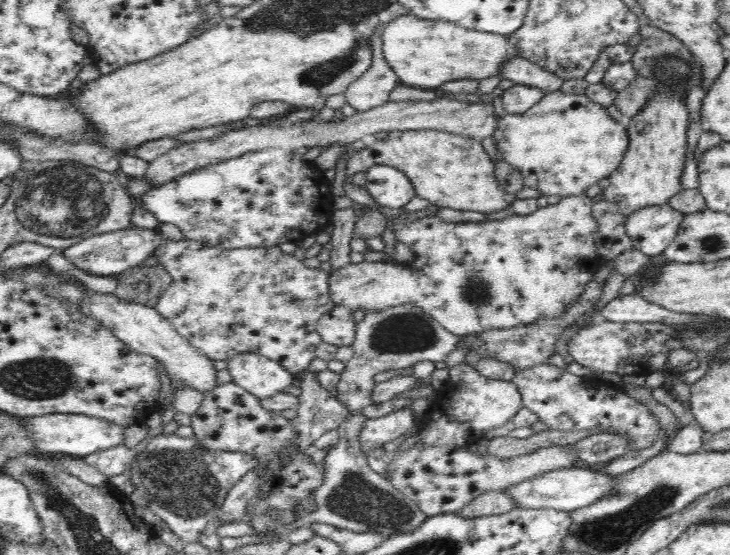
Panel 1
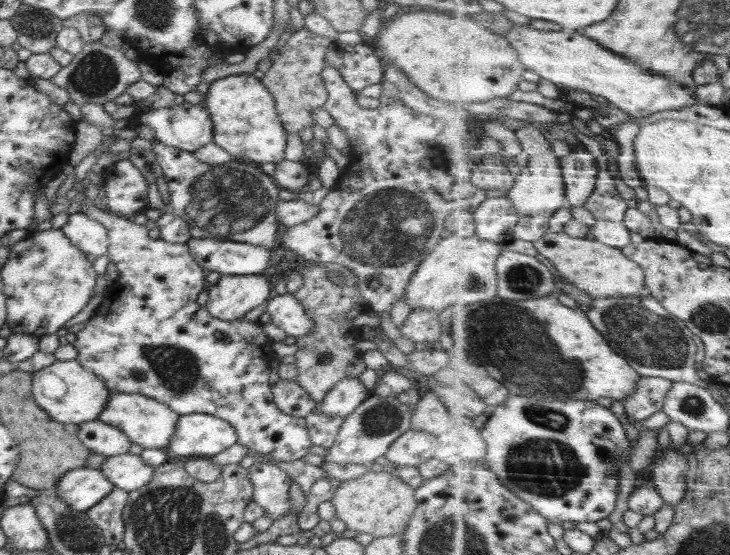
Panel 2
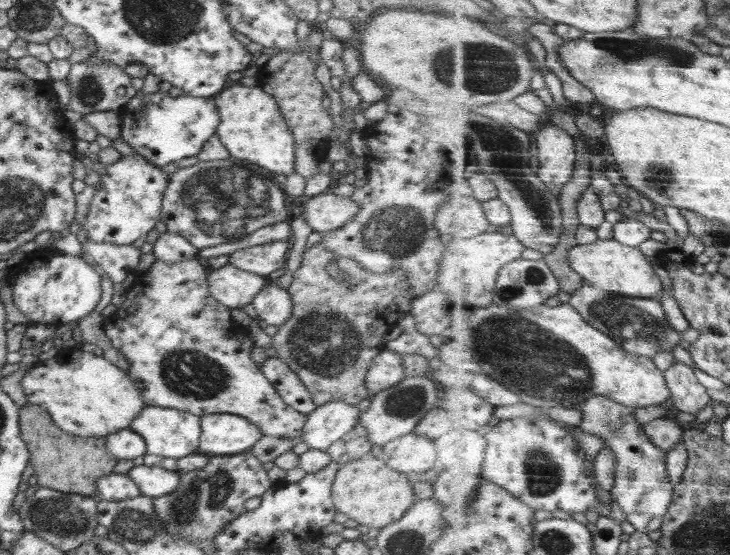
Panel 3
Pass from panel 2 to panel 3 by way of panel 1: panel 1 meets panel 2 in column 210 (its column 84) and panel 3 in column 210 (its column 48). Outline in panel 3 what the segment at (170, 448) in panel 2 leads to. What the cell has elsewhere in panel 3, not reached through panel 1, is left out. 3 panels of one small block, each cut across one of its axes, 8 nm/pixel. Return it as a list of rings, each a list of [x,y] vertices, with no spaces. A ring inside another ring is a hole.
[[[209,414],[201,417],[199,450],[201,454],[242,453],[264,435],[248,419],[237,414]]]

